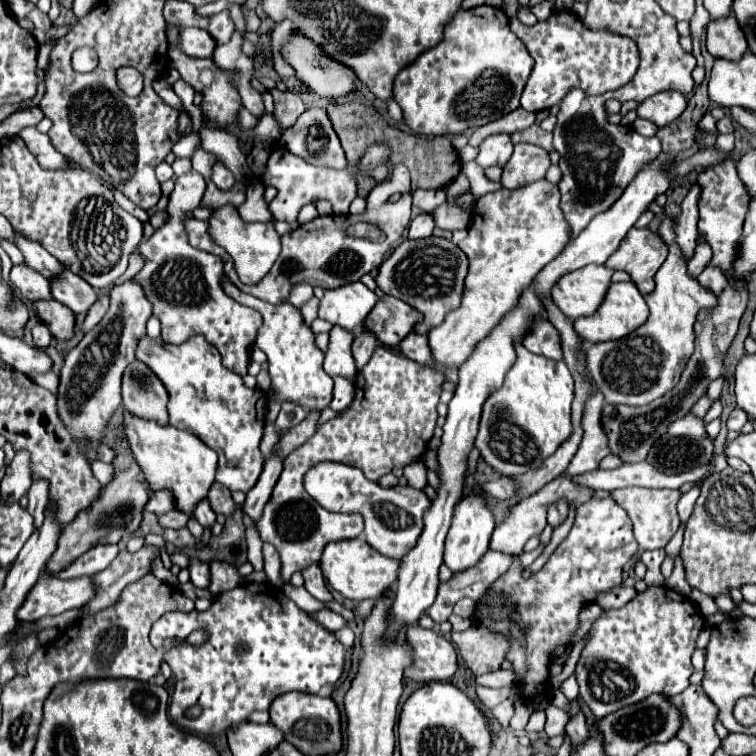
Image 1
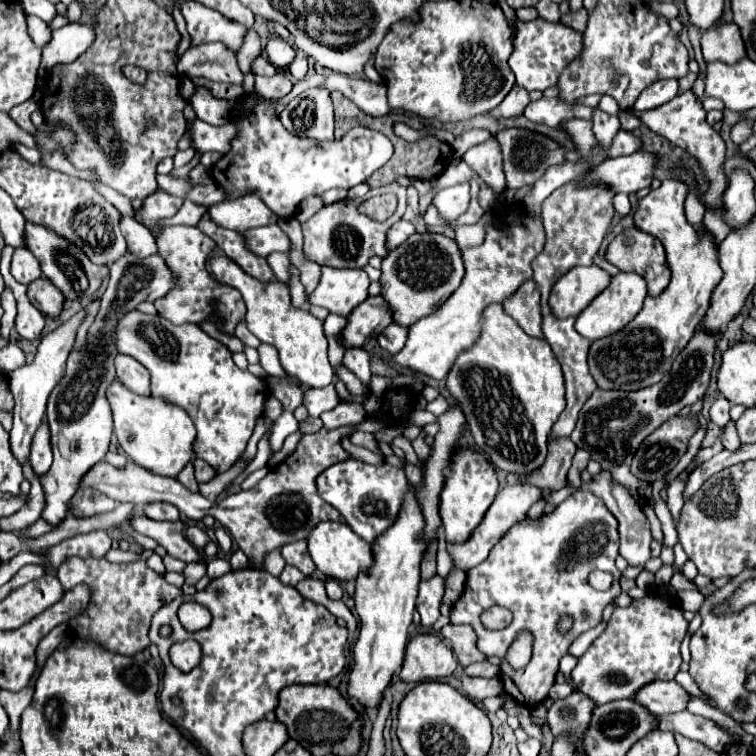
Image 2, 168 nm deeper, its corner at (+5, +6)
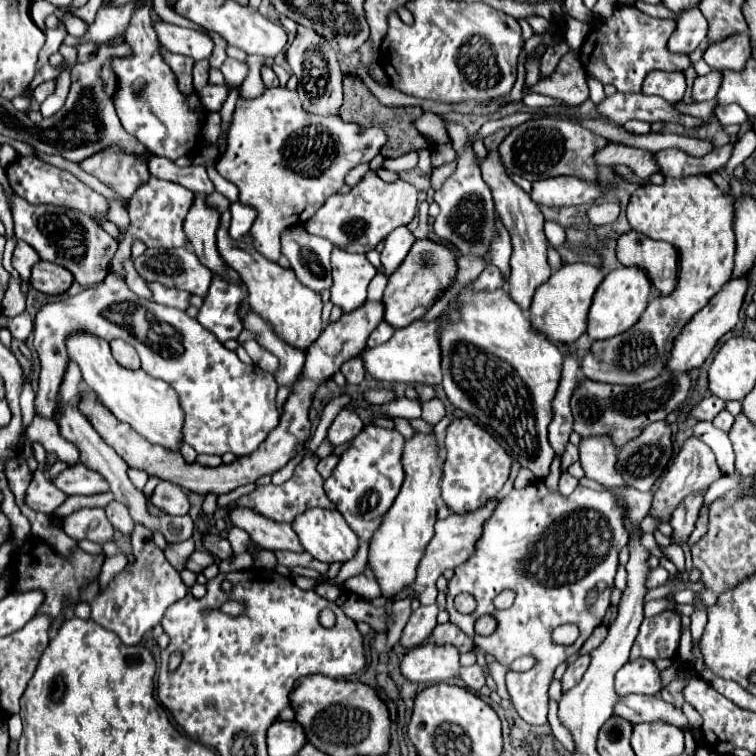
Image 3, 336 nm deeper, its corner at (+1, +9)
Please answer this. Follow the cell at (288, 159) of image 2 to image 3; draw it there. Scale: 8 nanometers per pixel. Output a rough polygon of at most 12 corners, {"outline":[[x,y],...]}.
{"outline":[[296,91],[238,97],[216,171],[282,257],[388,135],[316,117]]}

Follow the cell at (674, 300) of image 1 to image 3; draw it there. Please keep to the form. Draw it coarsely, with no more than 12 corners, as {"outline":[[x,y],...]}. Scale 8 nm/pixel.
{"outline":[[710,177],[638,187],[628,223],[678,249],[676,289],[592,341],[582,373],[640,385],[732,277],[732,197]]}

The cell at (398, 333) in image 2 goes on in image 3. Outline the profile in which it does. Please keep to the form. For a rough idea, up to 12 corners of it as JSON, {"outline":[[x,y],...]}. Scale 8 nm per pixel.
{"outline":[[386,321],[372,331],[368,347],[386,343],[394,335],[392,325]]}

